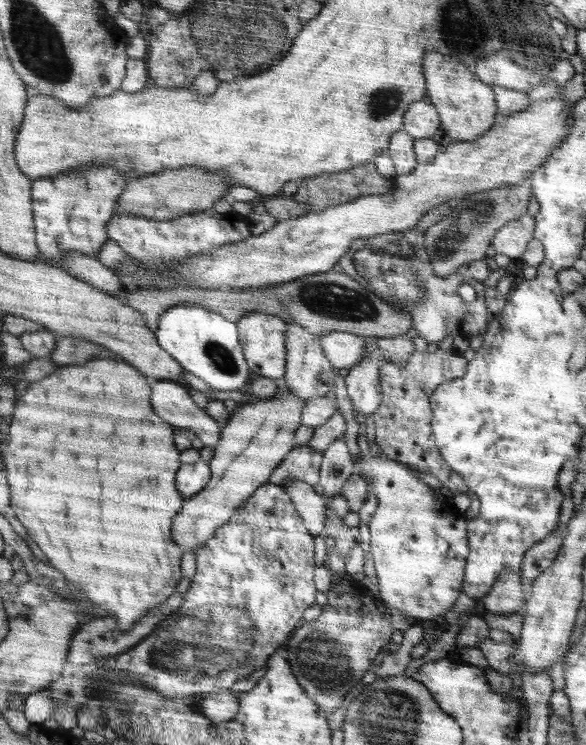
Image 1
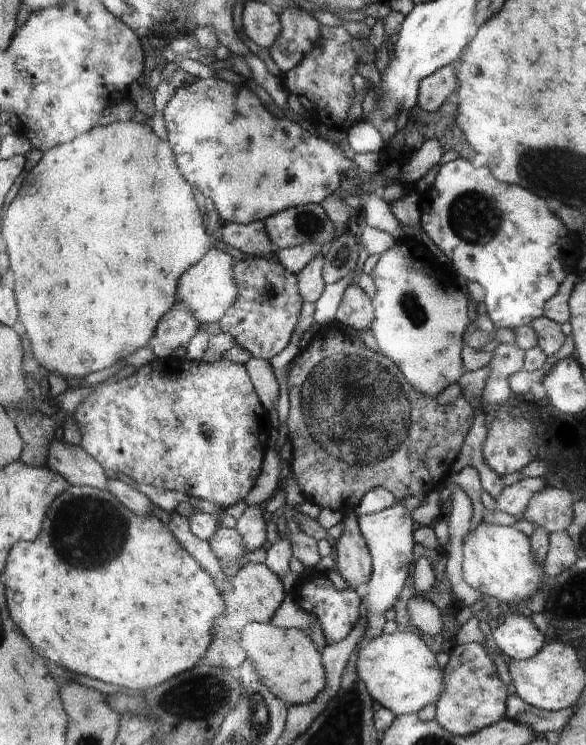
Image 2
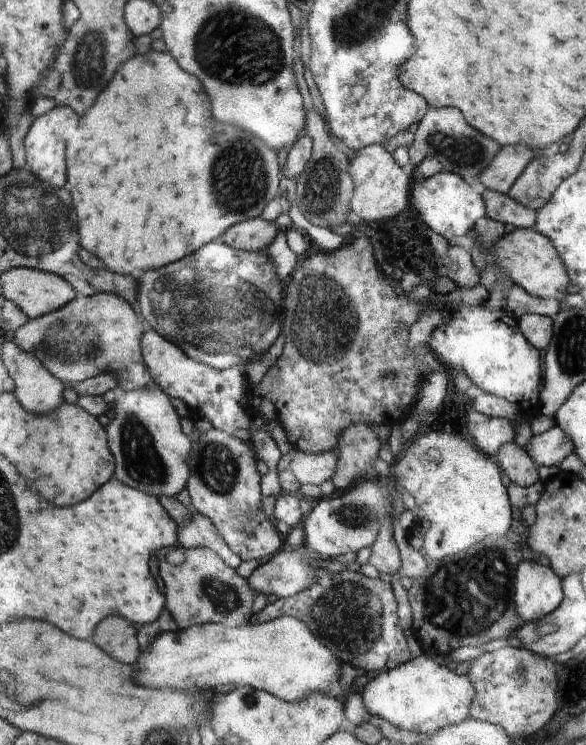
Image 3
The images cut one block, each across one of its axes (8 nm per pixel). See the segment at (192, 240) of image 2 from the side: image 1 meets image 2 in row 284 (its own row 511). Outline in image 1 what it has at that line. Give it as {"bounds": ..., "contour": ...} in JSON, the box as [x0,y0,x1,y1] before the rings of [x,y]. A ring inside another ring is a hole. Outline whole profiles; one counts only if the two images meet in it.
{"bounds":[2,358,185,630],"contour":[[[97,358],[86,361],[84,364],[76,364],[76,366],[64,366],[56,372],[60,372],[60,386],[58,386],[58,374],[44,378],[44,384],[42,384],[42,380],[38,380],[26,388],[26,392],[20,396],[20,406],[16,406],[16,422],[12,422],[10,442],[6,444],[6,450],[2,454],[4,470],[8,474],[8,484],[12,486],[12,508],[16,512],[16,518],[28,530],[30,538],[36,540],[36,544],[40,544],[38,548],[48,556],[50,564],[56,570],[60,570],[74,586],[78,586],[90,602],[94,602],[96,606],[106,610],[108,614],[116,616],[120,630],[130,630],[130,628],[134,628],[134,622],[138,622],[150,608],[162,604],[168,596],[175,596],[176,590],[180,590],[180,582],[184,582],[182,569],[184,549],[178,548],[174,544],[174,540],[170,540],[172,518],[178,514],[178,510],[182,508],[185,500],[178,494],[176,484],[174,484],[176,470],[183,468],[184,450],[180,450],[180,446],[176,446],[176,426],[171,422],[162,421],[158,415],[152,412],[151,379],[140,374],[131,364],[124,360]]]}

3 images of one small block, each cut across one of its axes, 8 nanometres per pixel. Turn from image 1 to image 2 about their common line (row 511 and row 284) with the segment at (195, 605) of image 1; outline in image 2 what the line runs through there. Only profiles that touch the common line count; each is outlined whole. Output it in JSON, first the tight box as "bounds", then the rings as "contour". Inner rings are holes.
{"bounds":[218,257,304,360],"contour":[[[247,257],[236,262],[234,279],[239,296],[224,313],[222,320],[218,321],[220,330],[230,334],[235,344],[246,349],[253,357],[270,360],[286,348],[296,328],[296,320],[300,318],[304,300],[299,294],[296,275],[274,257]]]}

